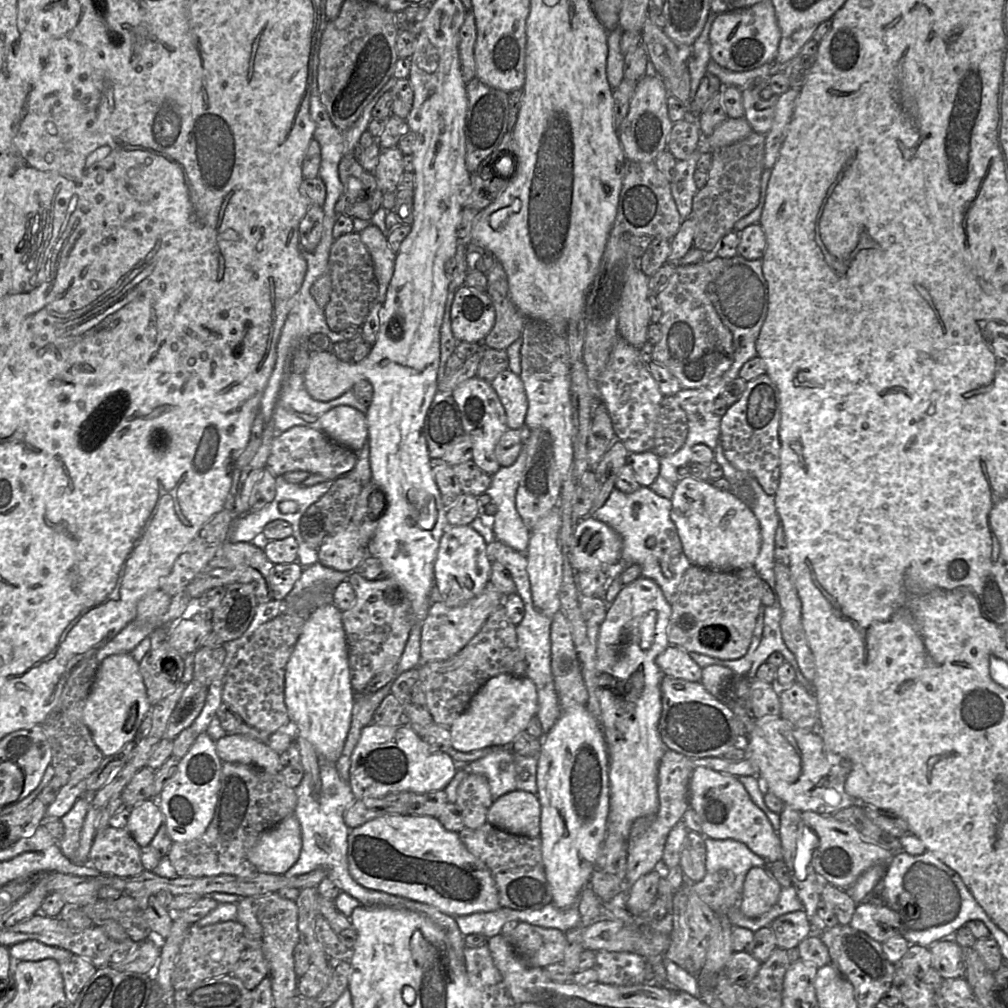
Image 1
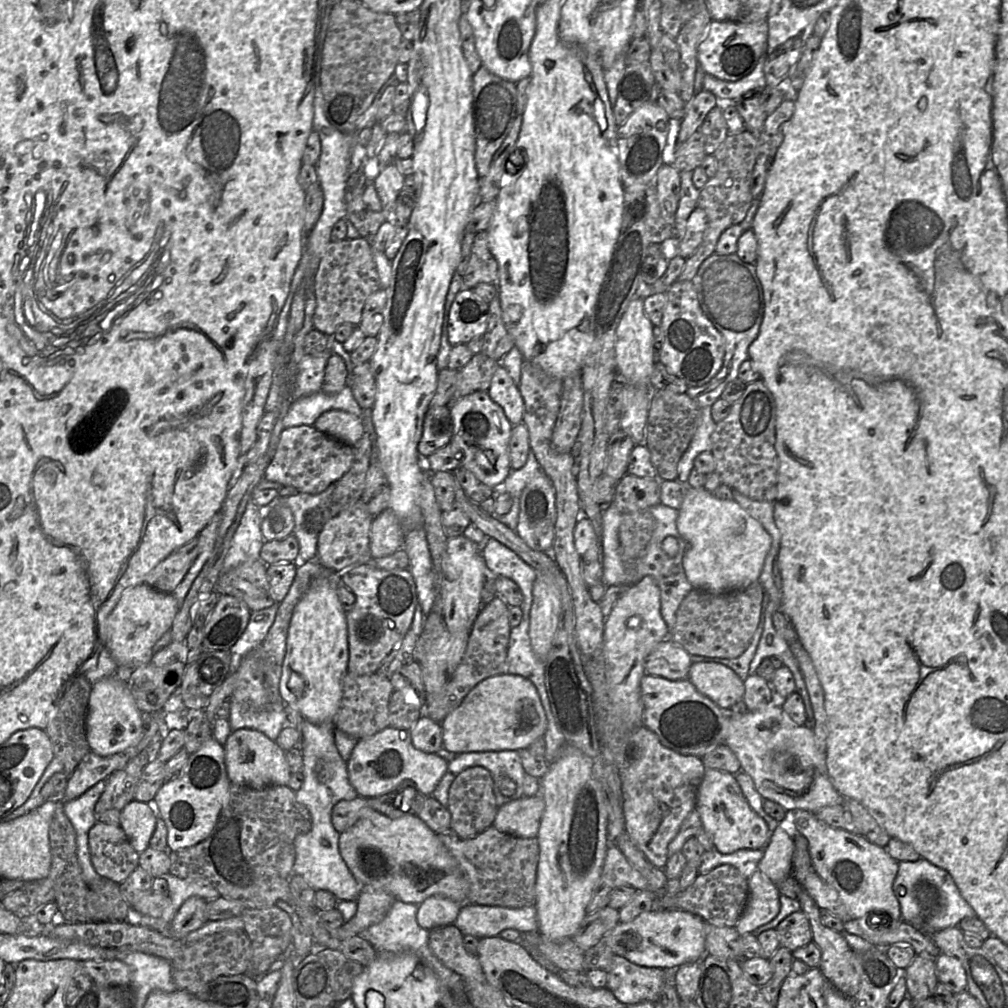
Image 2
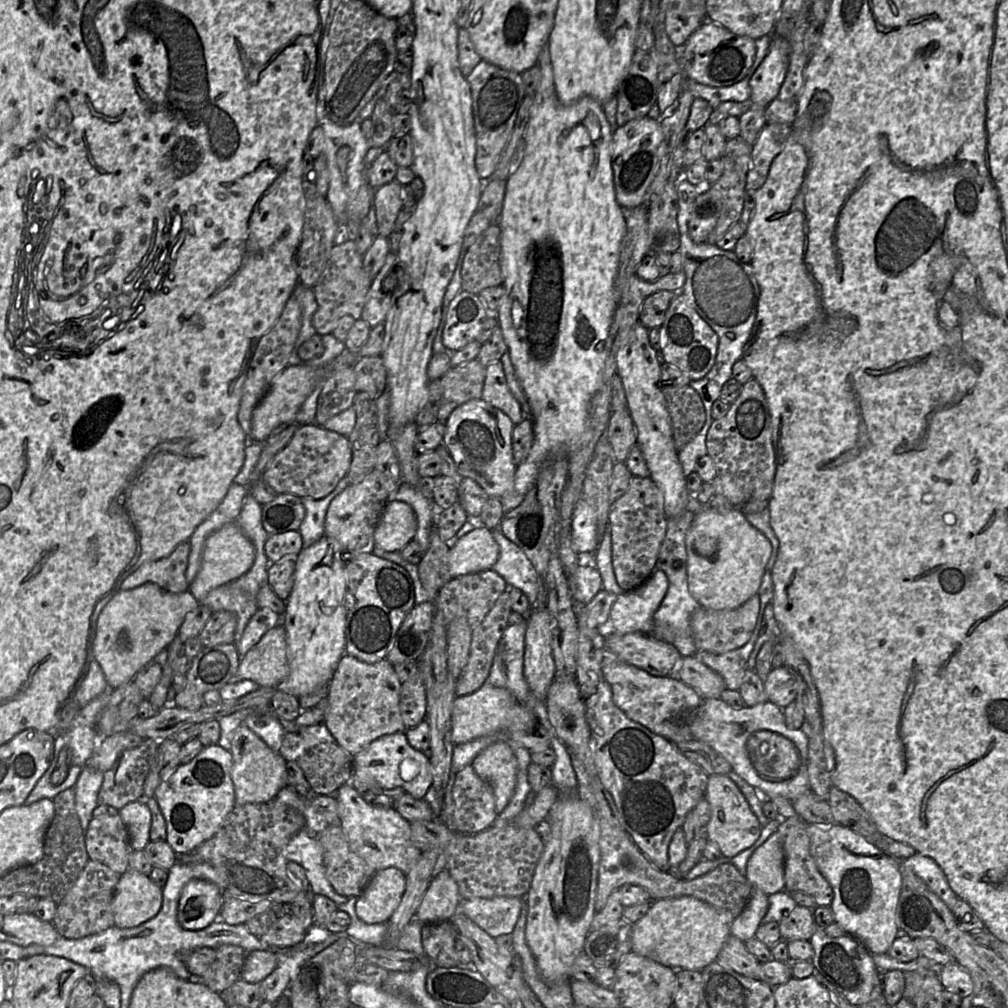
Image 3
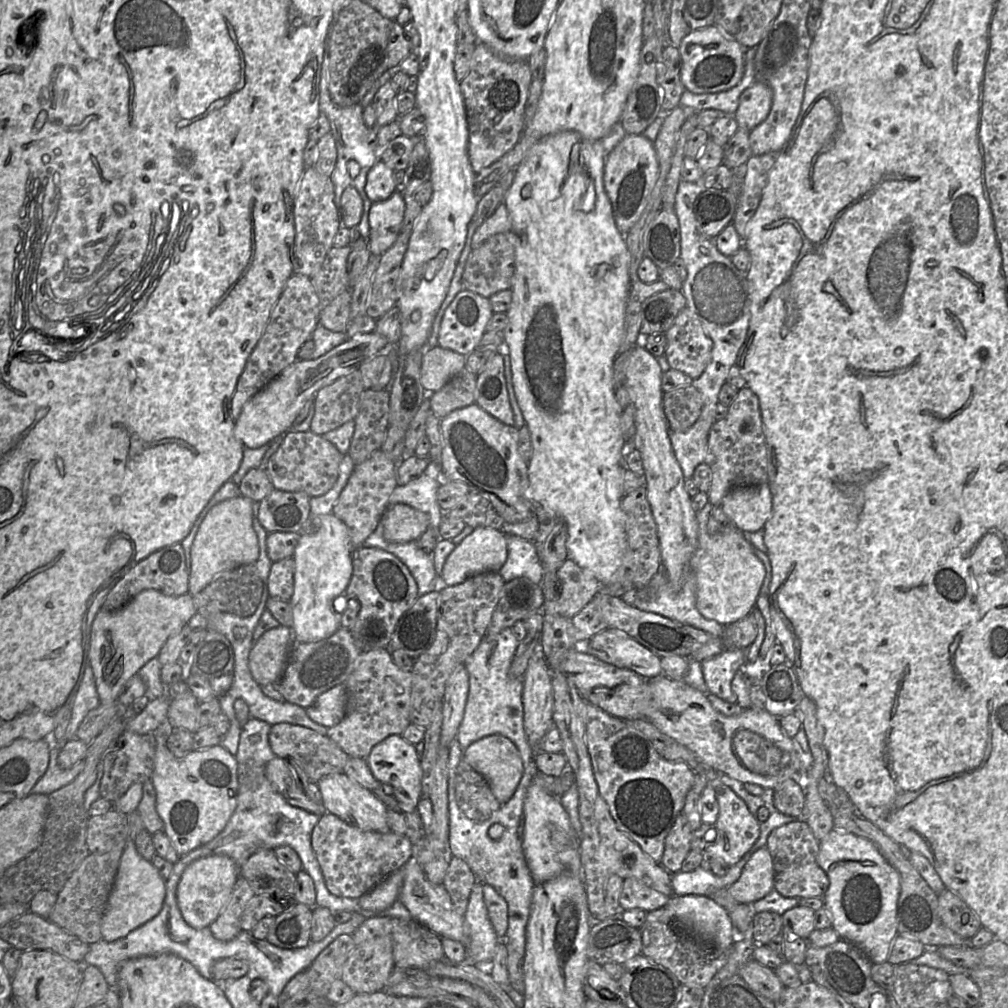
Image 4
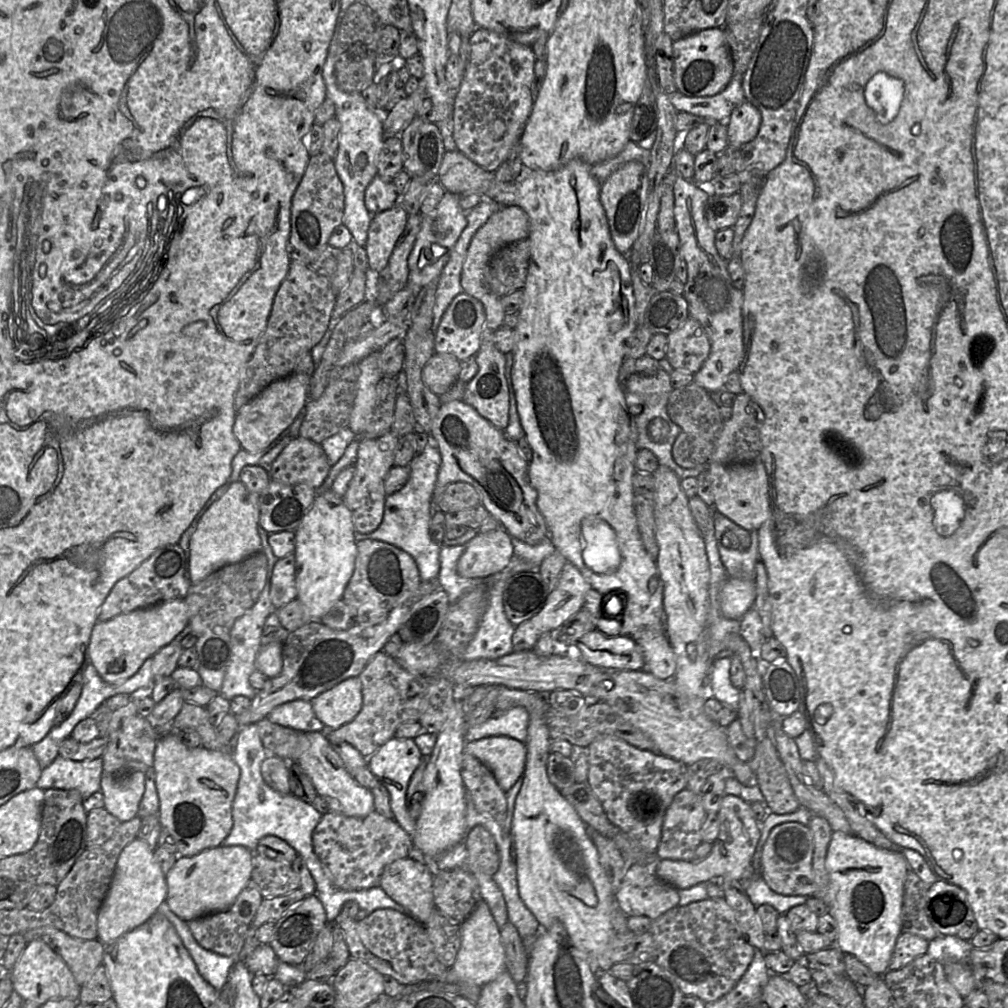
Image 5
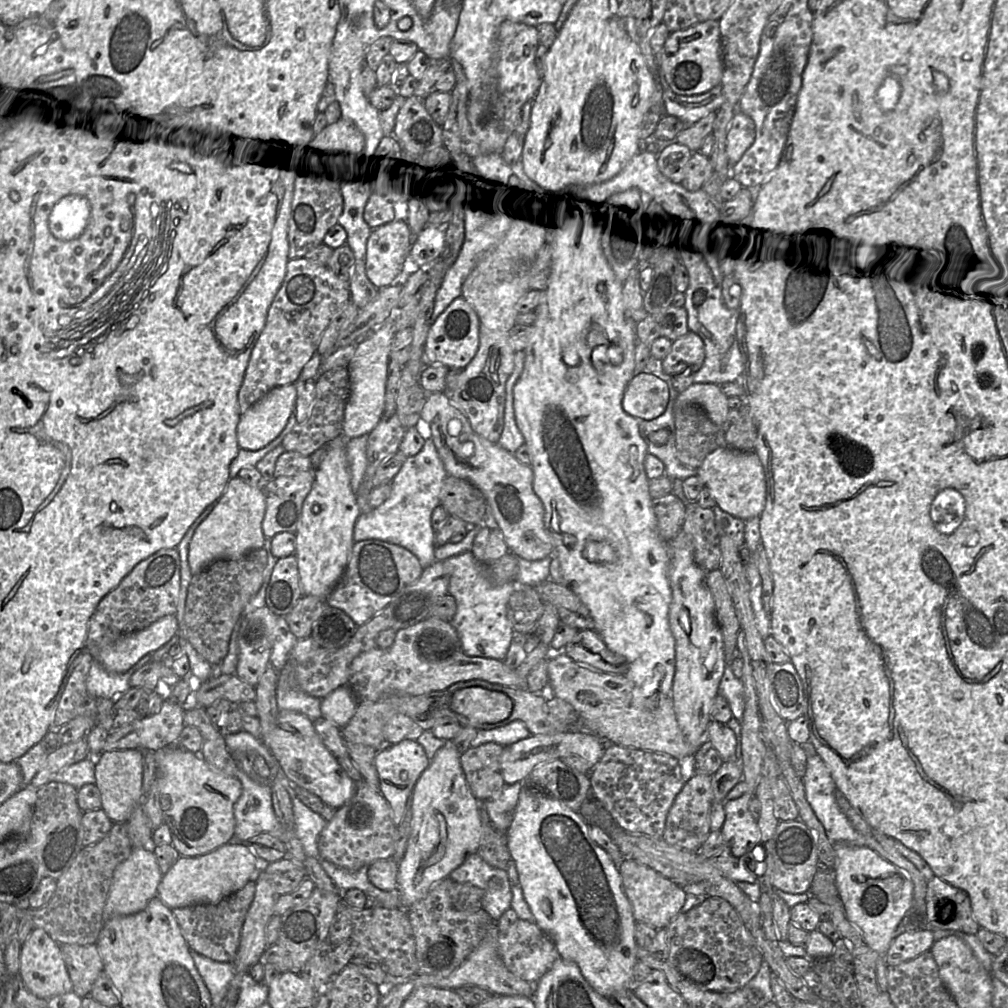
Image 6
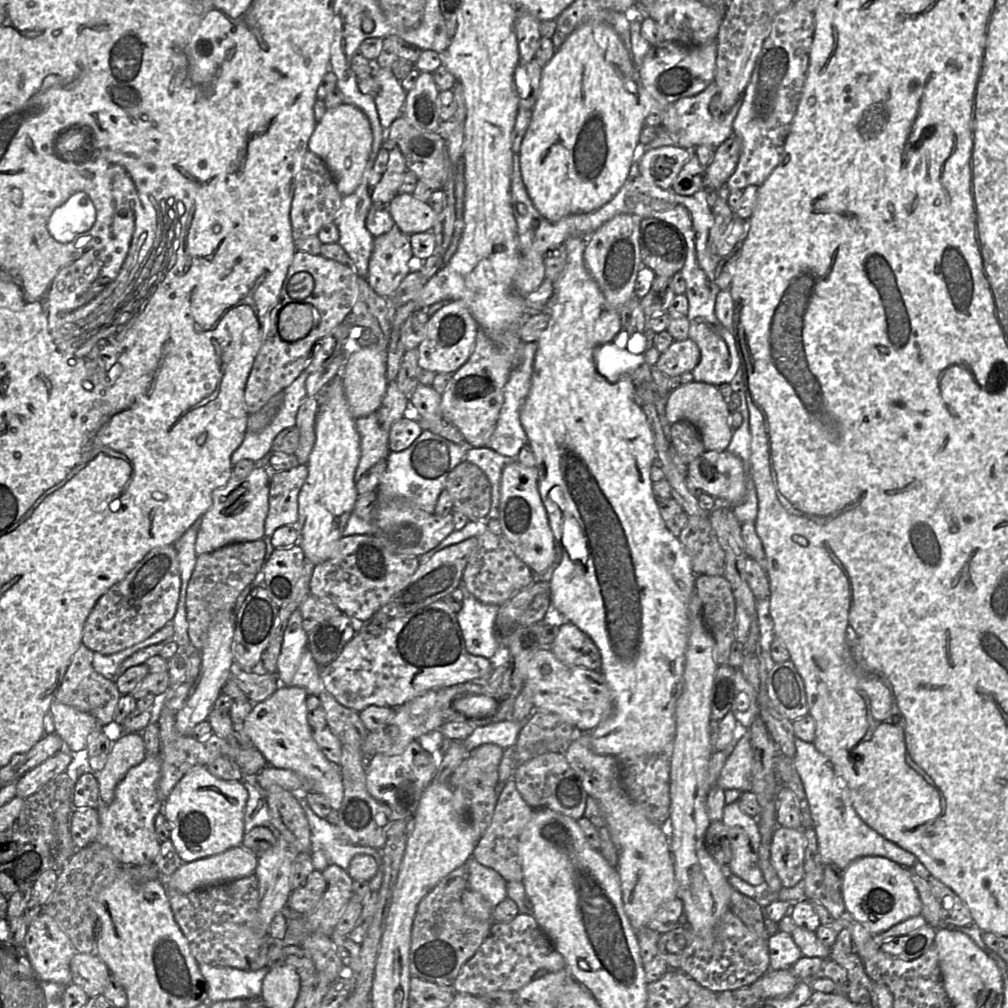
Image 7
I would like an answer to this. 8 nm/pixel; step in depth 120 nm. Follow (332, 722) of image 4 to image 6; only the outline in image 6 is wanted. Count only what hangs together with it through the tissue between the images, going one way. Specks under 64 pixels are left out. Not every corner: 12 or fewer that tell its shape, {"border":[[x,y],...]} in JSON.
{"border":[[345,685],[321,699],[322,717],[342,729],[359,700]]}

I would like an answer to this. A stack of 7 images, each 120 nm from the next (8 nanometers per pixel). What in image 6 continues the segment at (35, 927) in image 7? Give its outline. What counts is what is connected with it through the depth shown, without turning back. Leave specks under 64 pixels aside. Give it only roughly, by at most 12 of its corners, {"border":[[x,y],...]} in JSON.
{"border":[[41,928],[19,976],[42,999],[73,991],[60,945]]}

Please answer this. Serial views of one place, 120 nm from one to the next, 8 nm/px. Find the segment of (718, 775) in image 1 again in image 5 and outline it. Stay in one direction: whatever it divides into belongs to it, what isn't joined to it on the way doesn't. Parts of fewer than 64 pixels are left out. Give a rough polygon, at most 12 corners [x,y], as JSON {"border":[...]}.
{"border":[[725,794],[718,837],[700,862],[656,860],[677,889],[756,876],[760,824],[742,798]]}

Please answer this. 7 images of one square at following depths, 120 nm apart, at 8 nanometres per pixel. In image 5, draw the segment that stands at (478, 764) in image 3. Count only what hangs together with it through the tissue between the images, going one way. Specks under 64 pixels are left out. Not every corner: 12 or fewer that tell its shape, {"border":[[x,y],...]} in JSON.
{"border":[[506,736],[466,742],[506,793],[524,774],[527,747]]}

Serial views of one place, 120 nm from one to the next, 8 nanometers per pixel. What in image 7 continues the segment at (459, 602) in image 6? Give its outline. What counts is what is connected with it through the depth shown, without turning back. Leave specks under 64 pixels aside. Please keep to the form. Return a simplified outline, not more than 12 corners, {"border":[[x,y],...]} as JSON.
{"border":[[463,587],[457,619],[466,650],[490,659],[501,648],[493,633],[500,606]]}

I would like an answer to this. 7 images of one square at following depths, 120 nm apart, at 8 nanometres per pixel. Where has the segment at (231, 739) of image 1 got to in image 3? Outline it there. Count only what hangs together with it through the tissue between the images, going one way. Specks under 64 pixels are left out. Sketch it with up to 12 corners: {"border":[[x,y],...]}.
{"border":[[242,722],[231,743],[237,804],[288,785],[287,761]]}

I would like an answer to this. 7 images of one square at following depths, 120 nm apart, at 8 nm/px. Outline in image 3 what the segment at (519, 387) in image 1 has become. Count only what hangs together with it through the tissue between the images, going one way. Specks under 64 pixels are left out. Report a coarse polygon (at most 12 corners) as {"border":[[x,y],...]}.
{"border":[[501,360],[486,367],[481,399],[515,425],[521,406],[507,385]]}

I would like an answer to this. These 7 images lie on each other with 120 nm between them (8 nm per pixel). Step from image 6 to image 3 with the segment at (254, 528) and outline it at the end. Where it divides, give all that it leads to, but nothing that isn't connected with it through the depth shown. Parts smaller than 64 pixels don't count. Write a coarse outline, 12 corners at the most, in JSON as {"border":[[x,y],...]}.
{"border":[[236,522],[205,541],[188,591],[201,602],[250,570],[255,548]]}

